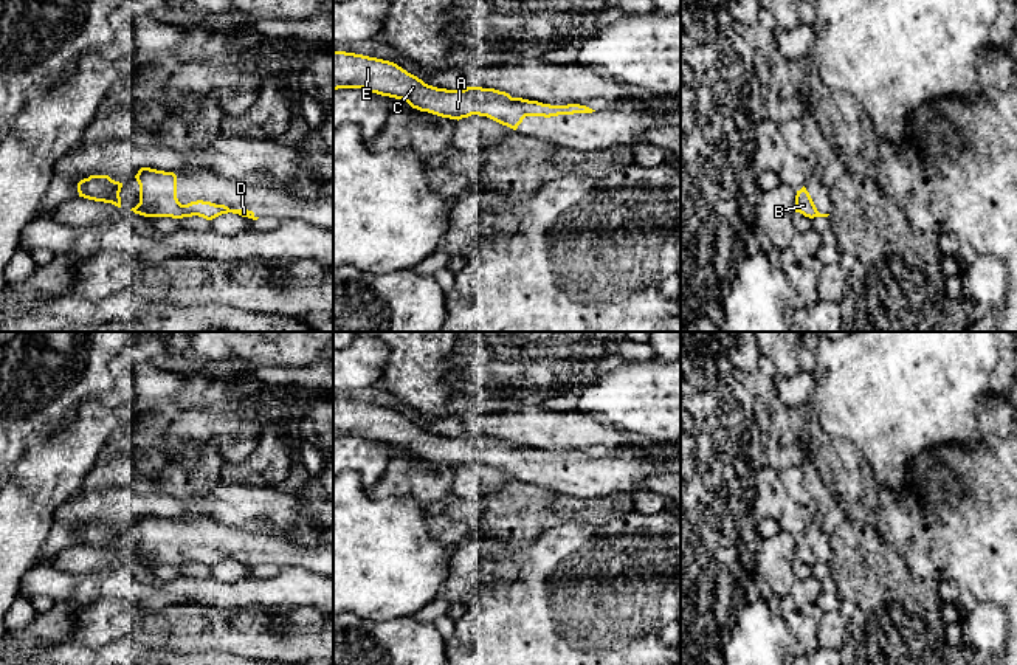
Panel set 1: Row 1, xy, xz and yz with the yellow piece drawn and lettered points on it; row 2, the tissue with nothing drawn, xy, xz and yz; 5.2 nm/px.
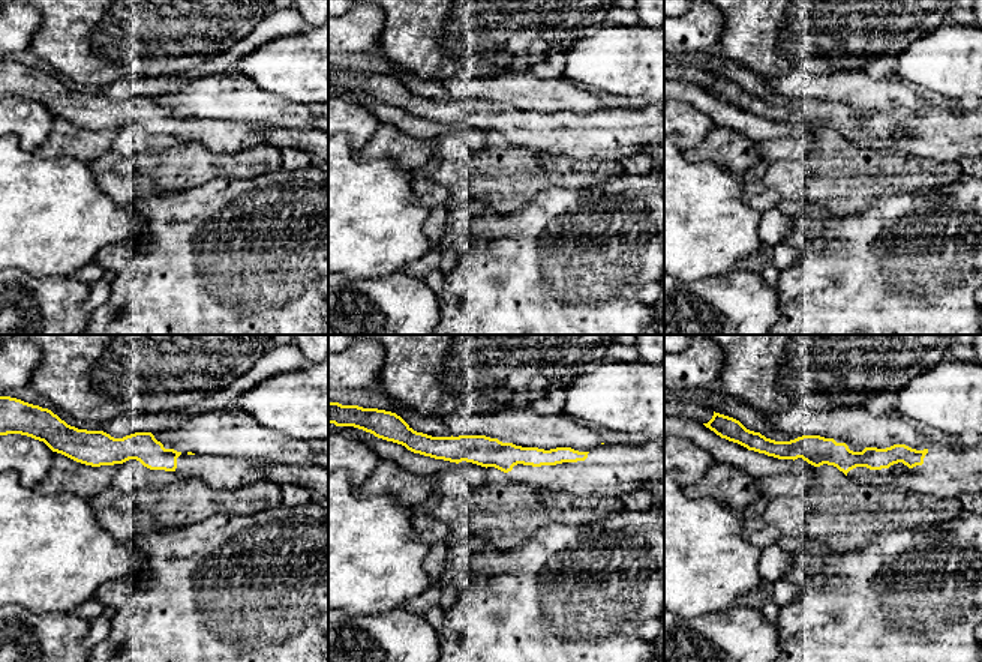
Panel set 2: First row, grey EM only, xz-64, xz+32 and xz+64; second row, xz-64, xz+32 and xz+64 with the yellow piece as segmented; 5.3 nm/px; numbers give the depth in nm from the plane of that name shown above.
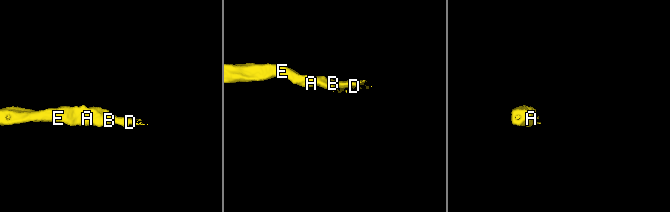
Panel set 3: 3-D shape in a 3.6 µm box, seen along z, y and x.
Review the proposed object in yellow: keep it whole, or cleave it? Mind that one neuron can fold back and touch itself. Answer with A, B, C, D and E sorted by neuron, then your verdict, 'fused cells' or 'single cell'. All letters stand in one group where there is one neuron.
A B C D E | single cell

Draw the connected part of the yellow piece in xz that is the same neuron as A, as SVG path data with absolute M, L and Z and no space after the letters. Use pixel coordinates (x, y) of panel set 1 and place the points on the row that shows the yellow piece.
M333 51L333 90L338 88L363 88L381 96L403 99L412 109L457 121L471 115L487 116L513 130L526 116L550 118L595 112L580 104L550 105L512 98L495 88L437 88L394 62L346 51Z

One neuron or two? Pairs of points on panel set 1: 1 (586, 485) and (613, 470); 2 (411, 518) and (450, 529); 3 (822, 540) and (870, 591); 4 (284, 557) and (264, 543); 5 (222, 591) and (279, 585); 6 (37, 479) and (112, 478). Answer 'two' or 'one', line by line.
1: one
2: two
3: two
4: one
5: one
6: two

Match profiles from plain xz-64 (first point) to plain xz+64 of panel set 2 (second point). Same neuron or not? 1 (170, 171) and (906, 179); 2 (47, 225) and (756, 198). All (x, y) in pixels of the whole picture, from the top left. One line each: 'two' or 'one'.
1: one
2: two

